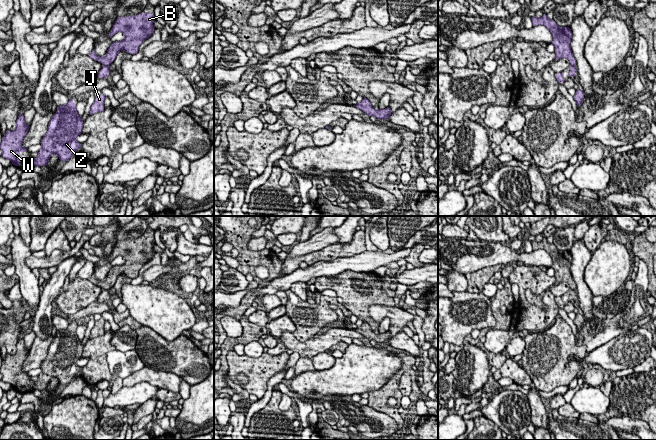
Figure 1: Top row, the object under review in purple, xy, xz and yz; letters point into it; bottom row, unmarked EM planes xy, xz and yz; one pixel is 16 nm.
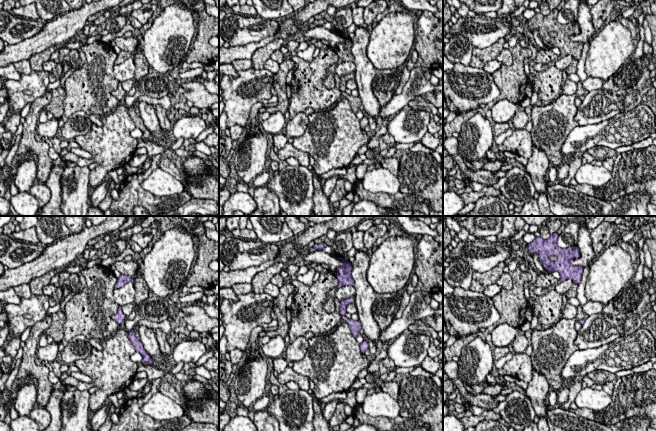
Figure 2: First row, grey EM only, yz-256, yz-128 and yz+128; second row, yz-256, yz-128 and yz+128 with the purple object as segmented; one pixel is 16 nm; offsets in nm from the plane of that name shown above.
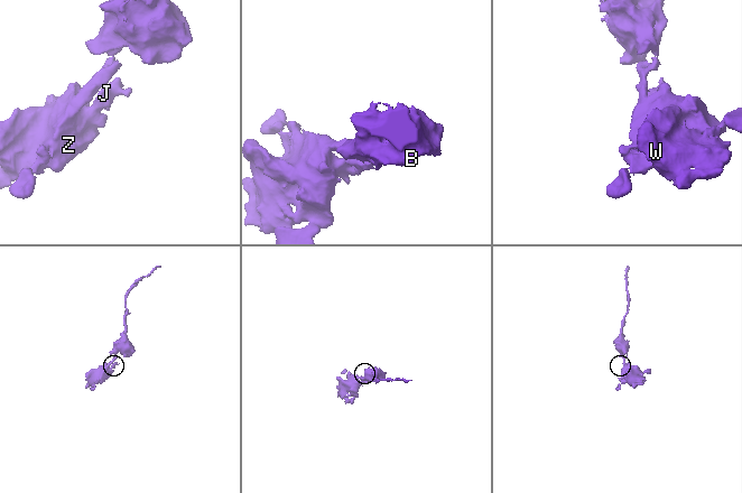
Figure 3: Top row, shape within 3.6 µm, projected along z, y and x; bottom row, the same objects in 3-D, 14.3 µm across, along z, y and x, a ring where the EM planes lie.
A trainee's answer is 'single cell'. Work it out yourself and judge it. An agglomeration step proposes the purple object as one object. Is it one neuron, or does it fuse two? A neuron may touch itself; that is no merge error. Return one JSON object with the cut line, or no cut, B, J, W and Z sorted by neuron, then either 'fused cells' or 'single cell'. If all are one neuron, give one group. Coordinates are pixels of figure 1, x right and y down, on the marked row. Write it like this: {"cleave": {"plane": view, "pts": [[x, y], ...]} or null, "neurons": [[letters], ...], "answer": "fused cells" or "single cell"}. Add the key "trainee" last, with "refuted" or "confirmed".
{"cleave": {"plane": "yz", "pts": [[572, 65], [574, 67]]}, "neurons": [["B"], ["J", "W", "Z"]], "answer": "fused cells", "trainee": "refuted"}

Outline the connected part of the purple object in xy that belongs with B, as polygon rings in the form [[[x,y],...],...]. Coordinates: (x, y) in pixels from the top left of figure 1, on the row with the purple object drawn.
[[[142,12],[138,16],[117,18],[108,36],[112,37],[117,32],[122,32],[125,35],[125,39],[113,42],[104,57],[97,56],[94,49],[88,56],[95,61],[101,62],[104,66],[108,66],[114,62],[120,51],[125,51],[132,55],[136,54],[139,46],[154,32],[154,21],[154,14],[146,12]]]

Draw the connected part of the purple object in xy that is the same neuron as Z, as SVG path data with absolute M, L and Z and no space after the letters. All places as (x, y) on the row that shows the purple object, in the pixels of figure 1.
M73 98L66 105L57 106L57 109L40 143L42 147L38 151L38 157L31 158L35 162L31 167L46 166L52 153L57 154L60 161L67 161L81 147L76 137L81 134L84 122Z

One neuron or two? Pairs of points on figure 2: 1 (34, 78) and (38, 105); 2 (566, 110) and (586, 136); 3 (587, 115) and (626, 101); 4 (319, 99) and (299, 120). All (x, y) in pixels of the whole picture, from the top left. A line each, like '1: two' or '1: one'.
1: two
2: two
3: one
4: two

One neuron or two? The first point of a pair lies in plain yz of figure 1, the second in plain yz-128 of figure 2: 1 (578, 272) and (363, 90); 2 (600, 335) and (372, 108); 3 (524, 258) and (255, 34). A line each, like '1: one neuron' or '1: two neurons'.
1: one neuron
2: two neurons
3: one neuron

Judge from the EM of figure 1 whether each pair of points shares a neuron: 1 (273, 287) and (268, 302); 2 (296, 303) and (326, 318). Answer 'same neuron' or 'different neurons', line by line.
1: different neurons
2: same neuron

